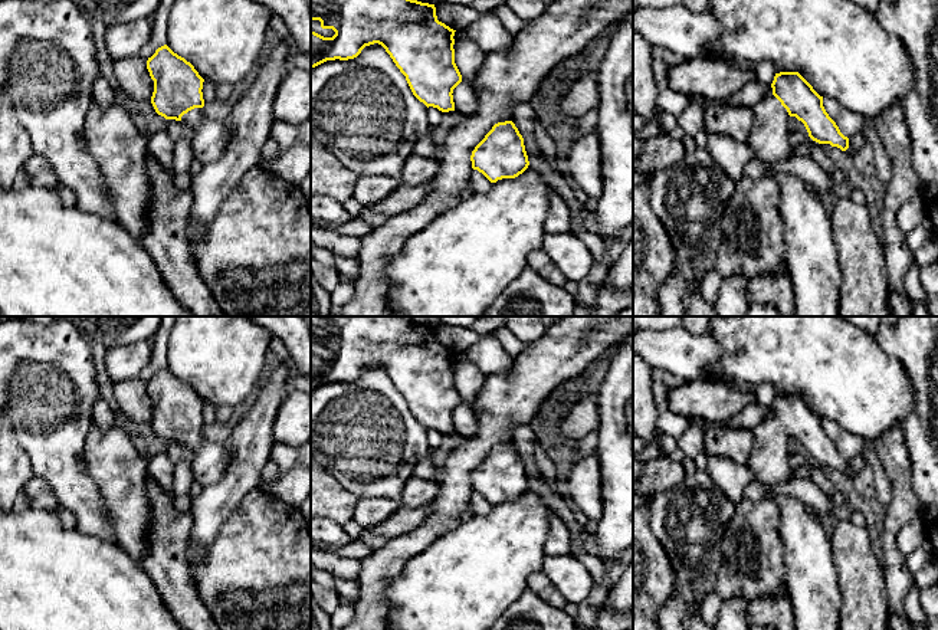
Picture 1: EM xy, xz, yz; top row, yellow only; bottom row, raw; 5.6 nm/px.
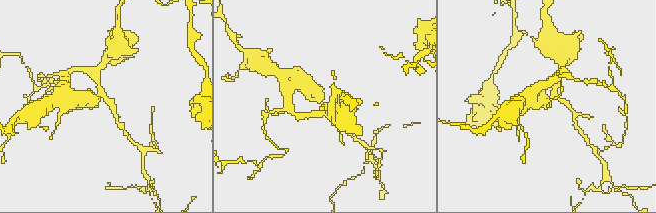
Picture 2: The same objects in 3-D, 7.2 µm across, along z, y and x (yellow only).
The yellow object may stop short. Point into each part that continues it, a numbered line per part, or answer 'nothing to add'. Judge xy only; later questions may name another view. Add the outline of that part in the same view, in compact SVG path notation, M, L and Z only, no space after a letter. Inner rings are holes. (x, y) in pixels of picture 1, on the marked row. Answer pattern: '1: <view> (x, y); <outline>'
1: xy (210, 137); M203 108L188 111L181 117L181 122L193 129L191 148L194 158L201 165L222 157L229 141L229 131L224 122L207 118Z

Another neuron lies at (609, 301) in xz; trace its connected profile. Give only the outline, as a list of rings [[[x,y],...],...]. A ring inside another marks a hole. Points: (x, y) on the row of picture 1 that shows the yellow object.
[[[609,275],[597,285],[596,303],[591,306],[593,316],[613,316],[616,312],[633,306],[633,291],[620,293],[609,283]]]

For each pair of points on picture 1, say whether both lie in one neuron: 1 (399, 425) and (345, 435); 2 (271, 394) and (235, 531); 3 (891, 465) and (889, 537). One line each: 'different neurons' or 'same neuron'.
1: same neuron
2: different neurons
3: same neuron

